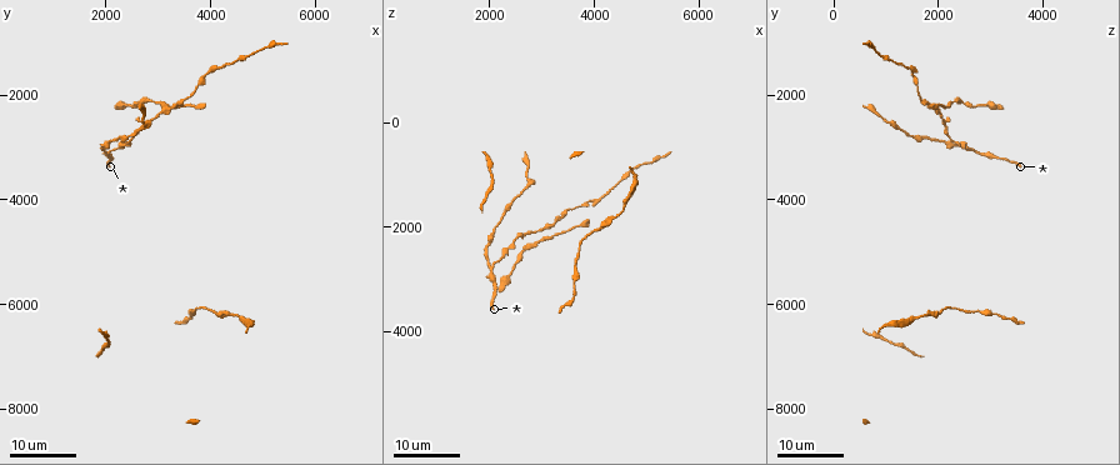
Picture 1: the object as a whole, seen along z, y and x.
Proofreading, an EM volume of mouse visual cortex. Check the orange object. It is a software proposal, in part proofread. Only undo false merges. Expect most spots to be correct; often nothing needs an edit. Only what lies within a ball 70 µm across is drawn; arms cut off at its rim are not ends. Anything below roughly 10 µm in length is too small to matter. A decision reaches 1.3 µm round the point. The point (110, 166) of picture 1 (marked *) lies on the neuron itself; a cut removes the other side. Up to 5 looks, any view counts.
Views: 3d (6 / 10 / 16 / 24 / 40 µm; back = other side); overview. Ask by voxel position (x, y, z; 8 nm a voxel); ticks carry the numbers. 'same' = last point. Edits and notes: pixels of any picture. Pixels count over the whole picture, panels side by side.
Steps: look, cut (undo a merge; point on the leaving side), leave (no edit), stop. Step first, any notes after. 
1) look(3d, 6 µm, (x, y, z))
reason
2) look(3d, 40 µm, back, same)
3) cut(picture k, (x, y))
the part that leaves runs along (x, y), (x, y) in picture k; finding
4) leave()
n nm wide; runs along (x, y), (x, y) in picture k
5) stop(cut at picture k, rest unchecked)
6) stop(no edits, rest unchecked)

look(3d, 16 µm, (2000, 3100, 2750))
three arms meet

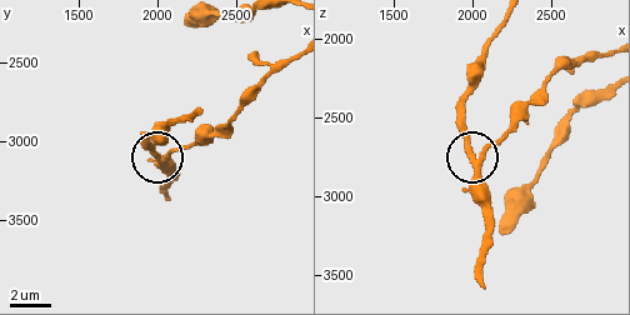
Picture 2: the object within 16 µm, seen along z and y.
look(3d, 10 µm, (2020, 3080, 2740))
closer look

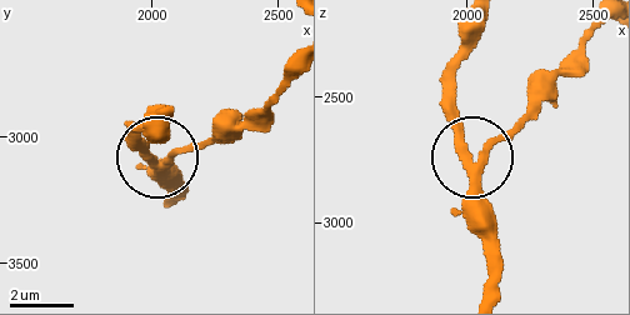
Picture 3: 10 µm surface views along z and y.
leave()
runs along (174, 203), (164, 159), (236, 140) in picture 3; one neuron here

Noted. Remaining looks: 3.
look(3d, 24 µm, (3200, 2300, 2000))
looks like a crossing

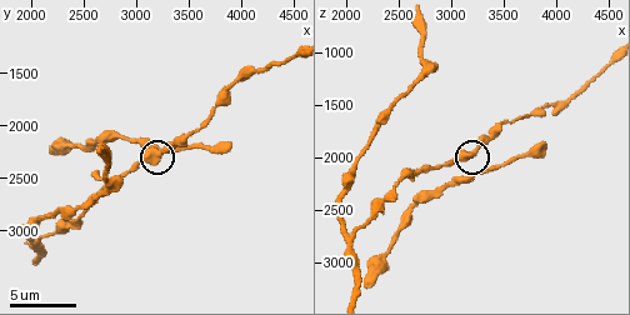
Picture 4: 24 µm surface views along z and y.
look(3d, 6 µm, (3180, 2280, 1960))

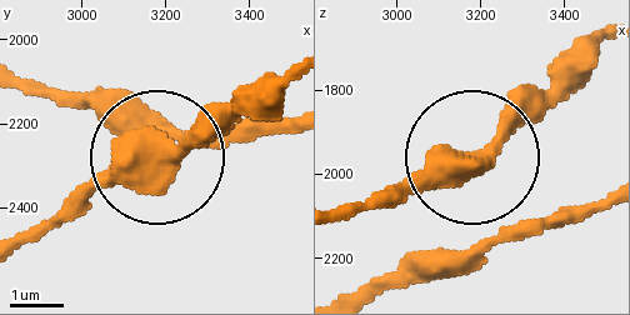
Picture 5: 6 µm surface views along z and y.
leave()
4 arms; continuous, no second neuron

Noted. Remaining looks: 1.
stop(no edits, rest unchecked)

